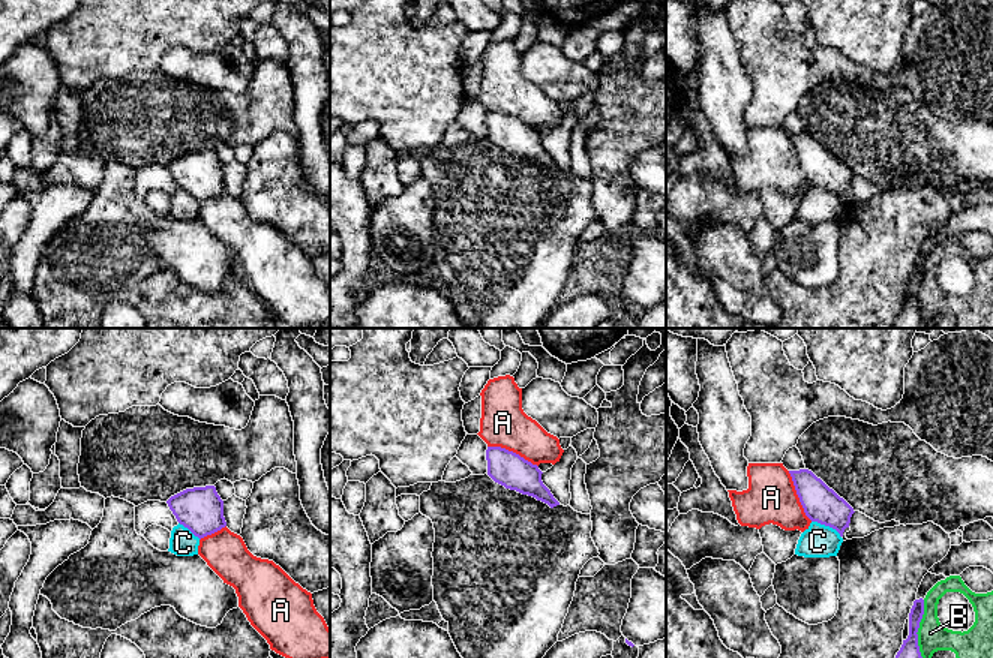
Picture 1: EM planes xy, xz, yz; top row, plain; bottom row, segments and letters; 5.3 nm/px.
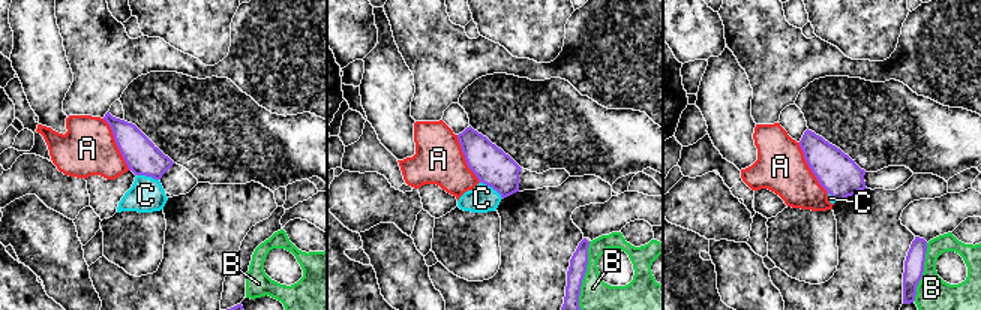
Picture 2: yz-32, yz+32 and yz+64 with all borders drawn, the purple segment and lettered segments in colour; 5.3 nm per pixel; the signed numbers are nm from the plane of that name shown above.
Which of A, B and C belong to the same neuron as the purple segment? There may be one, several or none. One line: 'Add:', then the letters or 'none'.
Add: none

